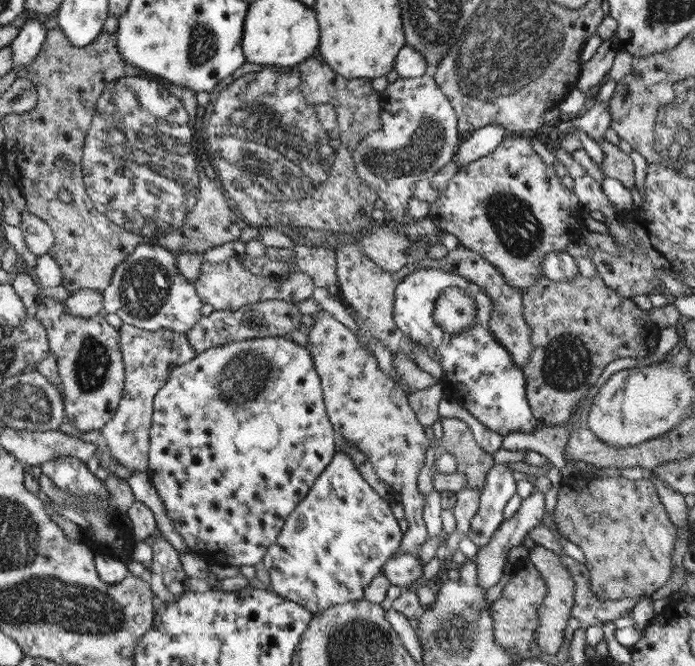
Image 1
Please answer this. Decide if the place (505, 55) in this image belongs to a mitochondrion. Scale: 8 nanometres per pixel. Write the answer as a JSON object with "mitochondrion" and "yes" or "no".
{"mitochondrion":"yes"}

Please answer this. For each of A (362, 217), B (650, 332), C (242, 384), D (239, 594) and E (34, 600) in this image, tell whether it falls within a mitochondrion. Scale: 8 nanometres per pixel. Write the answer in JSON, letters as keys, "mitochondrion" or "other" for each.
{"A":"other","B":"other","C":"mitochondrion","D":"other","E":"mitochondrion"}

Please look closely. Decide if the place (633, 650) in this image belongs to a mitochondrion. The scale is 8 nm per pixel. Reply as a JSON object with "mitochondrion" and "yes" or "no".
{"mitochondrion":"no"}

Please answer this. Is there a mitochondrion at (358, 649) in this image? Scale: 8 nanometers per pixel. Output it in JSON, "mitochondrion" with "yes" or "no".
{"mitochondrion":"yes"}

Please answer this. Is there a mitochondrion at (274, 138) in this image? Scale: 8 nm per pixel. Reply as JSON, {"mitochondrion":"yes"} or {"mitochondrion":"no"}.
{"mitochondrion":"yes"}

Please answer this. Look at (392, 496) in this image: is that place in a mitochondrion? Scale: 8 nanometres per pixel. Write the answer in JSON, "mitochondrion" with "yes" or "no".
{"mitochondrion":"no"}

